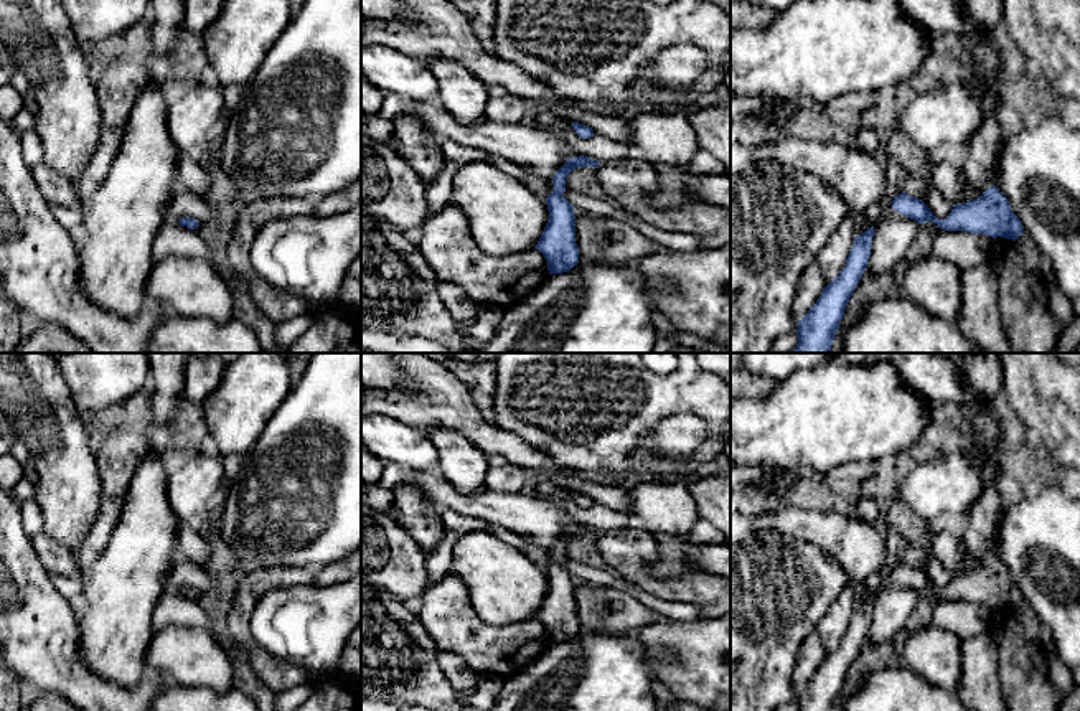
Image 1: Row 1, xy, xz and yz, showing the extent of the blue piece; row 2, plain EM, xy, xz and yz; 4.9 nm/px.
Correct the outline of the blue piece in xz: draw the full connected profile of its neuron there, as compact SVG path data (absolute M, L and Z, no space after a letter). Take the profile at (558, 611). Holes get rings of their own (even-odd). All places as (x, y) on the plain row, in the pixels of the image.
M584 525L569 528L556 541L552 549L523 538L523 553L547 574L549 589L536 619L544 624L549 643L569 642L579 633L579 617L575 614L575 577L597 587L615 587L620 582L620 576L613 569L595 569L566 558L567 544L572 539L599 536L600 533L602 531Z

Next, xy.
M178 556L165 577L167 592L180 592L188 599L196 599L200 592L208 591L211 586L211 577L200 564Z

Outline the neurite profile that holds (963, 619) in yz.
M940 599L933 610L932 624L965 640L989 630L993 609L986 604Z

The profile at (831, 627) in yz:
M848 584L815 627L826 652L833 652L846 635L854 607L854 591L852 586Z

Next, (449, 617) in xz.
M455 574L427 587L419 619L440 653L460 655L481 676L511 678L549 643L547 630L536 617L505 627L486 624Z

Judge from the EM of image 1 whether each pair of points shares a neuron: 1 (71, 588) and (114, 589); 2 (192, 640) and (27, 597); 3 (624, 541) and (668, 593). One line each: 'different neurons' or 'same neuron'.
1: different neurons
2: different neurons
3: same neuron

